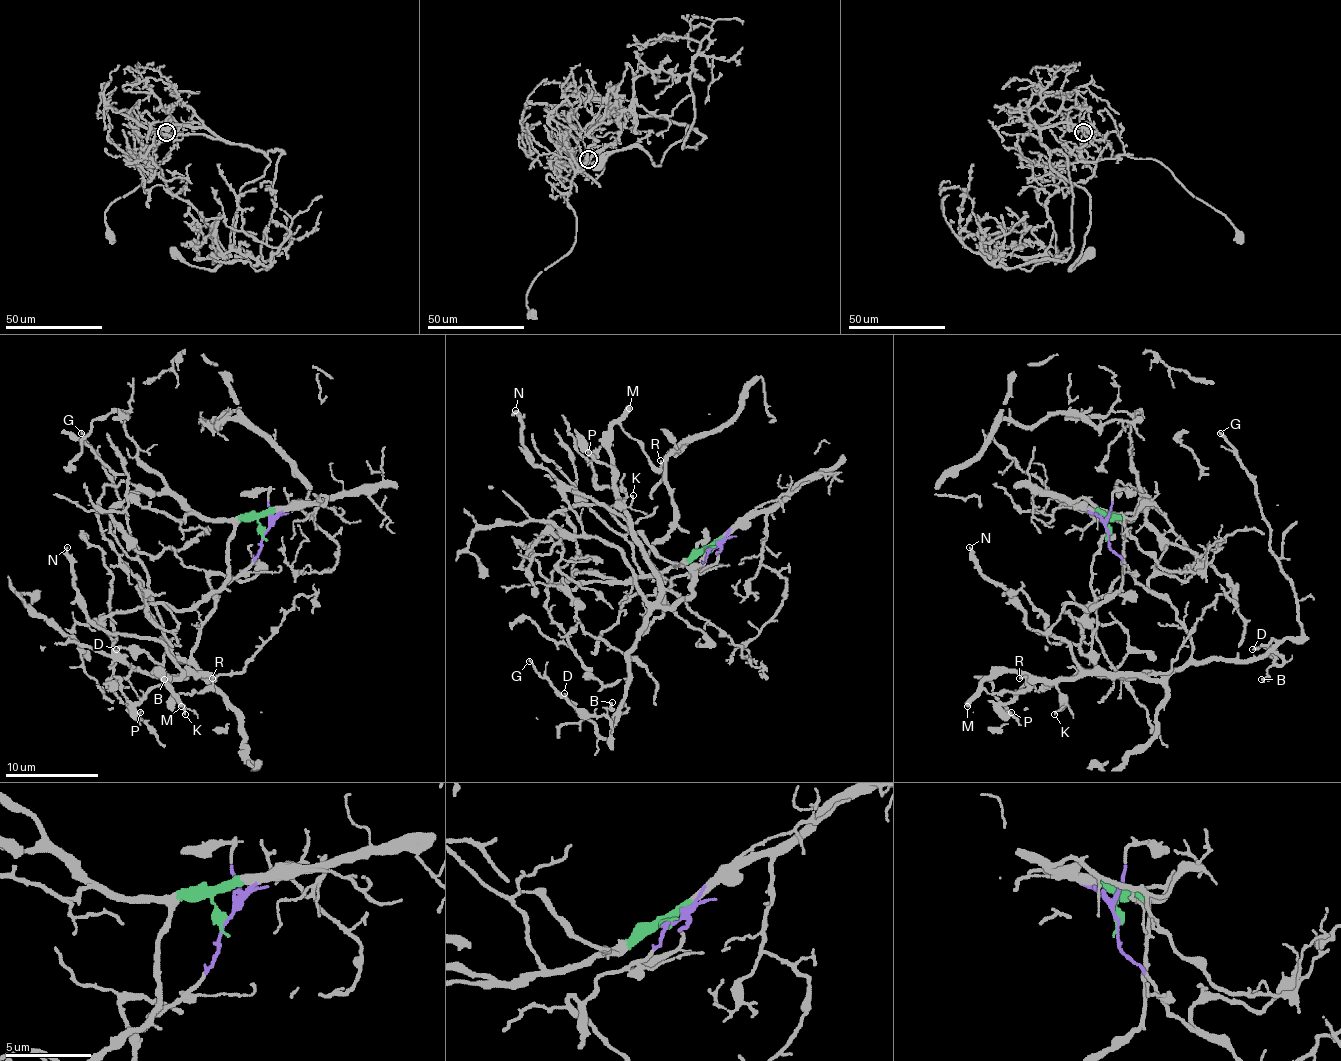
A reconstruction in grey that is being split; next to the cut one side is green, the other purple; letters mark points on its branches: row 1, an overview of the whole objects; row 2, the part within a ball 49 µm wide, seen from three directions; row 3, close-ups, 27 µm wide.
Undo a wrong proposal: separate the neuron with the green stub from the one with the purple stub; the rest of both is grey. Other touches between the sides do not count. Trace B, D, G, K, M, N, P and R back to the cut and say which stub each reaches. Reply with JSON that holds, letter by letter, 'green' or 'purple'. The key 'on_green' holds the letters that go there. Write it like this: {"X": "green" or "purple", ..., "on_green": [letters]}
{"B": "purple", "D": "purple", "G": "purple", "K": "purple", "M": "purple", "N": "purple", "P": "purple", "R": "purple", "on_green": []}

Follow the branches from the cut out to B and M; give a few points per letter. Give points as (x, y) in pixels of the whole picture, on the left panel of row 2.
B: (264, 532), (260, 553), (218, 593), (192, 656), (178, 660), (167, 651), (160, 665), (164, 679)
M: (264, 532), (260, 553), (222, 586), (194, 642), (192, 656), (211, 679), (169, 681), (162, 672), (180, 707)

